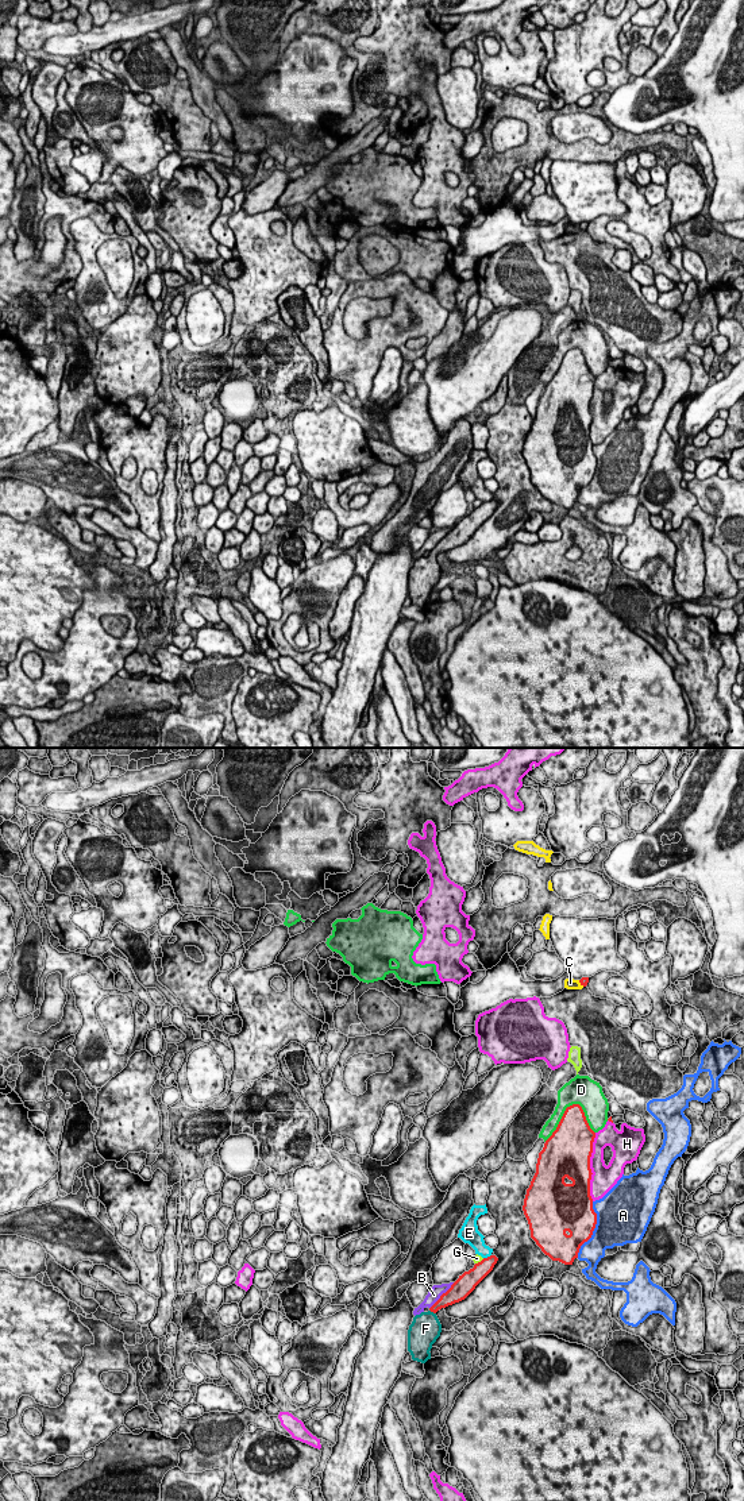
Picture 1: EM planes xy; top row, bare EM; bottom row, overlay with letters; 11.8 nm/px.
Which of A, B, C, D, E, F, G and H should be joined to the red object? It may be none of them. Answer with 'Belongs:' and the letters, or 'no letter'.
Belongs: F

